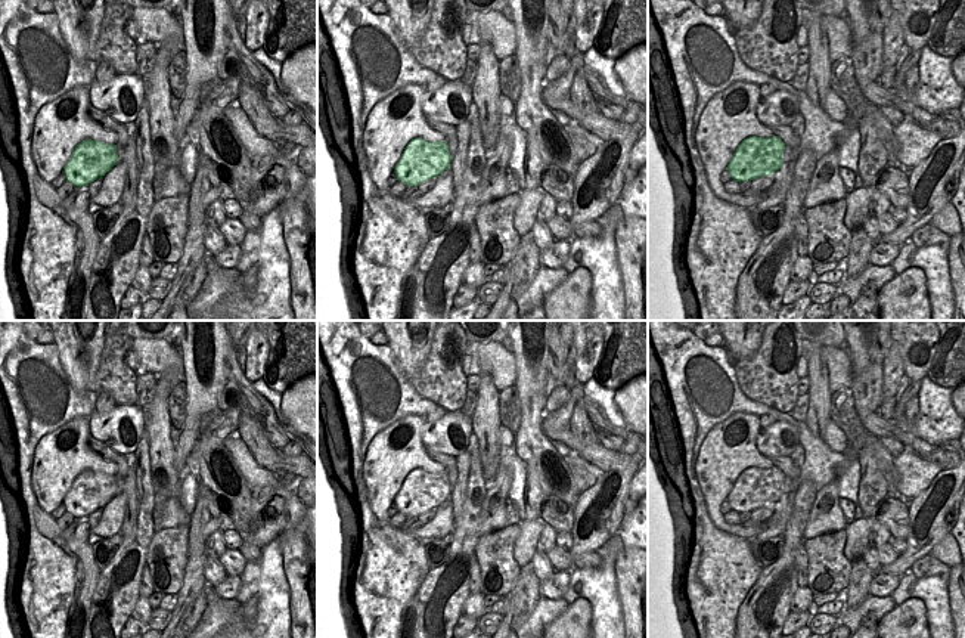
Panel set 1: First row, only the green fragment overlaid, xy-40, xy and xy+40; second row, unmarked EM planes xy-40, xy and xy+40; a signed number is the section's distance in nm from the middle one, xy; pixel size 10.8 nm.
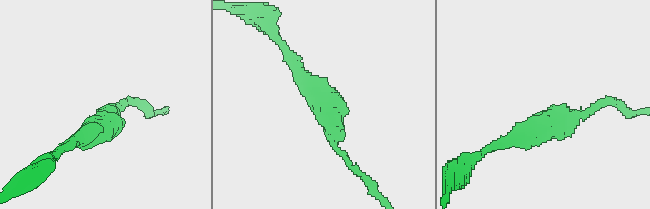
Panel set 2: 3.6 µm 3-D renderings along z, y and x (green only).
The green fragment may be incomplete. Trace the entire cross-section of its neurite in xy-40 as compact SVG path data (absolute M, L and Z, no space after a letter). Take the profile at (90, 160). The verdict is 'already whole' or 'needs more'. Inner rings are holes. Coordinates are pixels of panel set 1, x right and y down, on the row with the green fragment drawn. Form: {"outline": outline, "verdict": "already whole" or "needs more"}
{"outline": "M86 139L75 146L62 173L74 188L102 179L118 161L117 145Z", "verdict": "already whole"}

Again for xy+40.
{"outline": "M775 134L767 139L750 136L738 145L726 170L739 183L770 176L781 168L784 149L785 143Z", "verdict": "already whole"}

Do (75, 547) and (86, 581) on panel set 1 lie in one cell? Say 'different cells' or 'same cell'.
same cell

